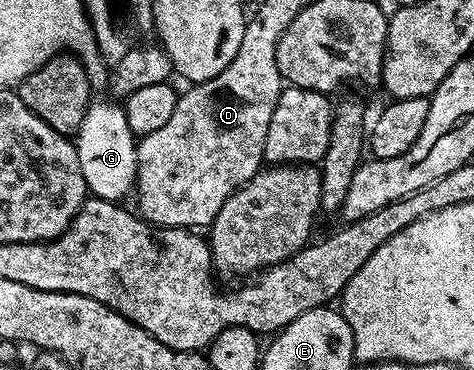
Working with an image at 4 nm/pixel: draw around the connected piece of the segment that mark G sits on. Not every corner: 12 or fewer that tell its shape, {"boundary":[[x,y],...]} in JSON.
{"boundary":[[91,105],[75,142],[86,190],[120,202],[137,179],[122,106]]}

